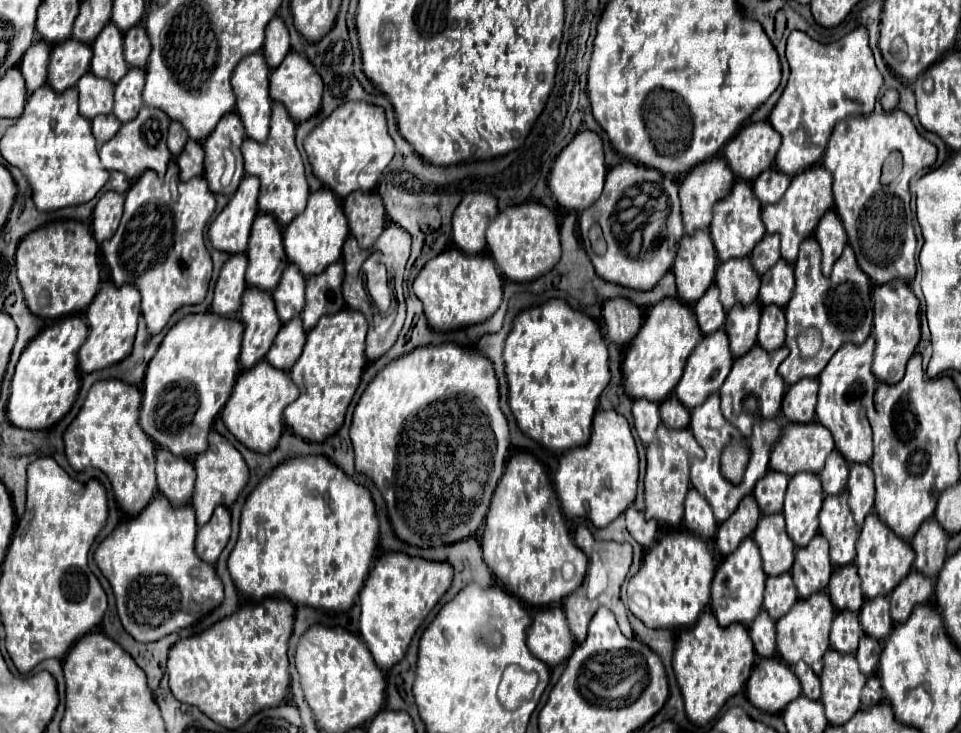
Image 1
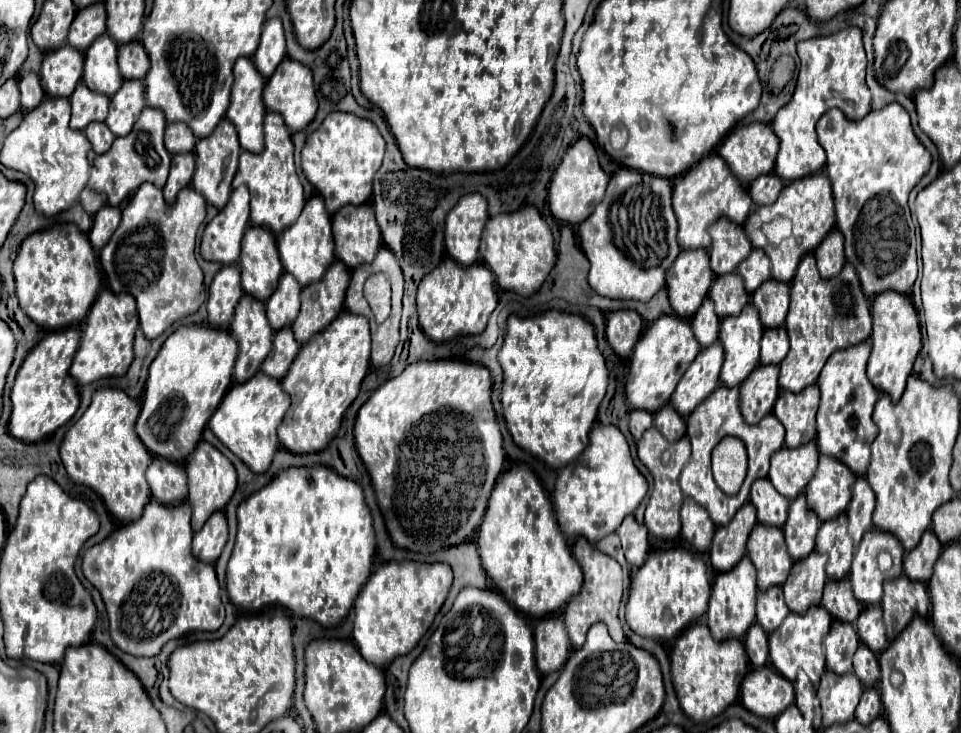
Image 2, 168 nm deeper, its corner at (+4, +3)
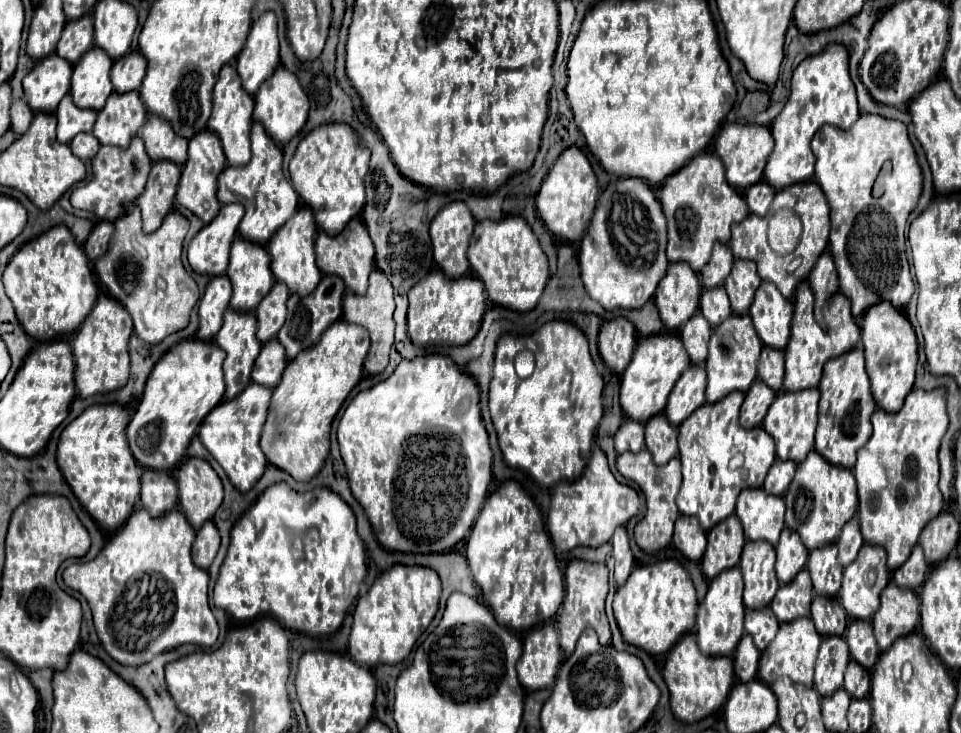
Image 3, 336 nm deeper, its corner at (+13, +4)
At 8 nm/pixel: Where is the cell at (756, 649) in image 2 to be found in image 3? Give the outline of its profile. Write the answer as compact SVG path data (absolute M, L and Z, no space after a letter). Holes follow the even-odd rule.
M744 634L736 646L736 652L734 652L734 672L740 682L756 678L758 660L760 660L760 652L756 650L750 634Z

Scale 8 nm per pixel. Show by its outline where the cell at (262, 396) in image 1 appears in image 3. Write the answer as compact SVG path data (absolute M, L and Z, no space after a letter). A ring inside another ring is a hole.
M252 382L236 398L222 400L204 418L198 432L202 444L226 470L232 484L242 492L250 490L256 484L256 480L264 474L264 468L268 464L264 452L260 450L260 432L268 416L270 400L272 400L272 390L266 390L266 386L258 386L256 382Z

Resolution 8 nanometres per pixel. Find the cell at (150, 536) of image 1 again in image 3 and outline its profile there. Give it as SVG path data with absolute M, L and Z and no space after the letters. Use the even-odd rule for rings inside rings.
M136 508L132 516L90 562L74 562L64 570L66 586L84 594L94 616L94 628L106 652L124 666L140 666L156 654L172 650L180 644L212 646L218 638L218 624L208 606L208 572L192 562L190 548L196 530L186 522L186 516L174 508L164 516L152 518L148 510Z

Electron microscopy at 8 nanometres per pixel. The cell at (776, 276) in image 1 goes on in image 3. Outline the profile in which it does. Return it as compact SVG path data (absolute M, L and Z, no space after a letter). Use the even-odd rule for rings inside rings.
M762 282L754 294L748 314L752 316L762 342L782 350L790 338L792 310L792 302L786 300L772 282Z

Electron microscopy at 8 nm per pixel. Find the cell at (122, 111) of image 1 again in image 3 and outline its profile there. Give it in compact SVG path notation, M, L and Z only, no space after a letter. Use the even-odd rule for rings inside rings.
M138 90L122 94L114 92L106 100L104 108L98 112L98 120L94 124L92 134L100 140L100 144L126 148L130 138L146 122L146 116L148 112L140 100Z

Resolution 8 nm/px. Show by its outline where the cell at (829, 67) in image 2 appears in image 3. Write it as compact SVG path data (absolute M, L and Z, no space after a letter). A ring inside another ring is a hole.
M832 42L824 50L804 58L792 76L790 98L776 120L770 124L774 138L774 150L764 168L764 180L776 190L794 182L806 182L814 176L816 156L810 150L810 140L822 124L832 124L840 130L848 130L860 116L856 102L856 88L848 74L848 52L846 46Z

